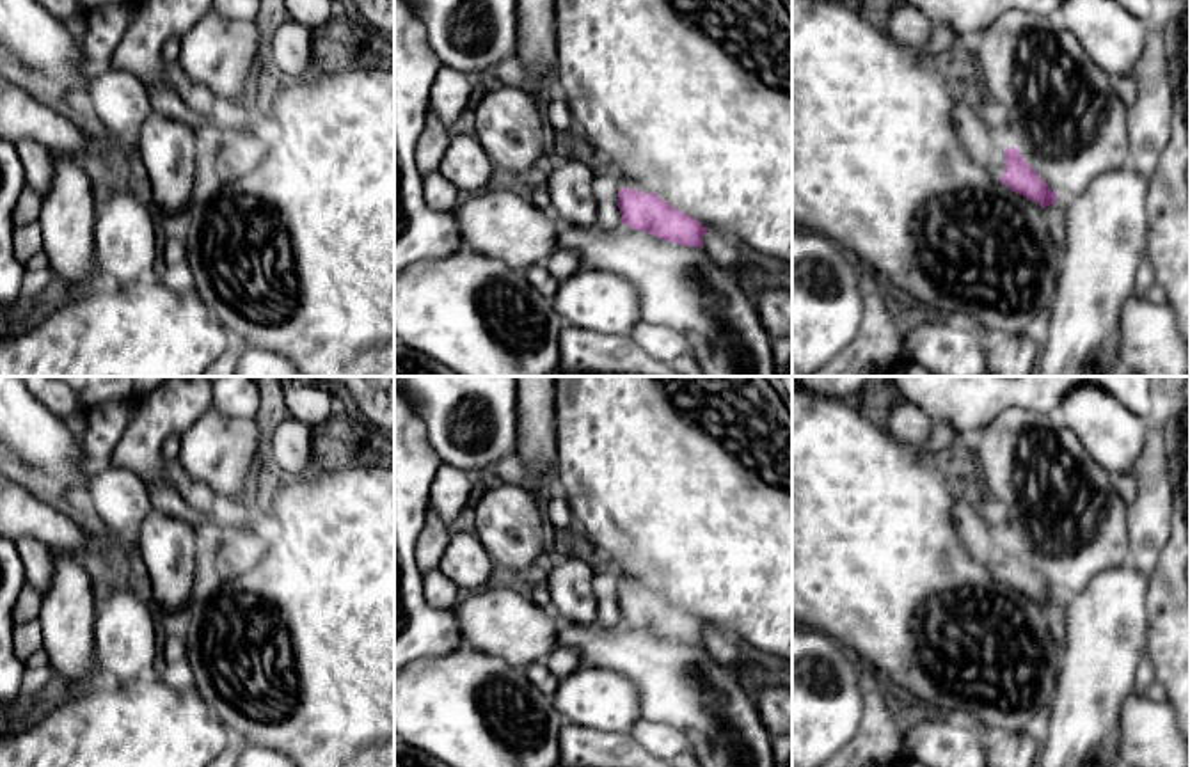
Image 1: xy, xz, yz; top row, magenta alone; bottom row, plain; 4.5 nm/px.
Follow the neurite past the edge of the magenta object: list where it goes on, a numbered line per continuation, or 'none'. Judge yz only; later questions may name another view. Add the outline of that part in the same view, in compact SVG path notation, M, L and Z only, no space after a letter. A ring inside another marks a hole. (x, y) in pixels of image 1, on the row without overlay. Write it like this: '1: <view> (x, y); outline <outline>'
1: yz (983, 545); outline M968 494L959 495L956 501L954 527L970 556L995 575L1002 575L1005 563L1002 540L984 526L977 524L975 515L970 513Z

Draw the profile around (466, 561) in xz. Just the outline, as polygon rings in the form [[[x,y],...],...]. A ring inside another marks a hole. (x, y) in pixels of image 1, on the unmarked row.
[[[455,533],[440,557],[439,570],[460,589],[476,589],[497,572],[476,533]]]

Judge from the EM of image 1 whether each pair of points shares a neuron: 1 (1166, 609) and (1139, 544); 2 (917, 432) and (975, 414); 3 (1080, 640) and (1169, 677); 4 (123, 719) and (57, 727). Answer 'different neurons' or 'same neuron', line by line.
1: different neurons
2: different neurons
3: different neurons
4: same neuron

